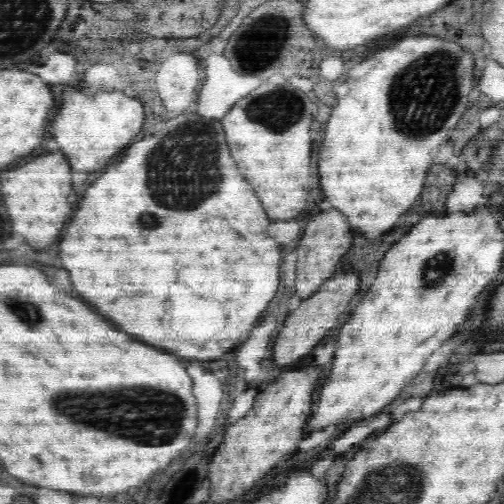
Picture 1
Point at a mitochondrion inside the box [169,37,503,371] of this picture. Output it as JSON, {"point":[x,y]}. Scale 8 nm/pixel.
{"point":[423,95]}

